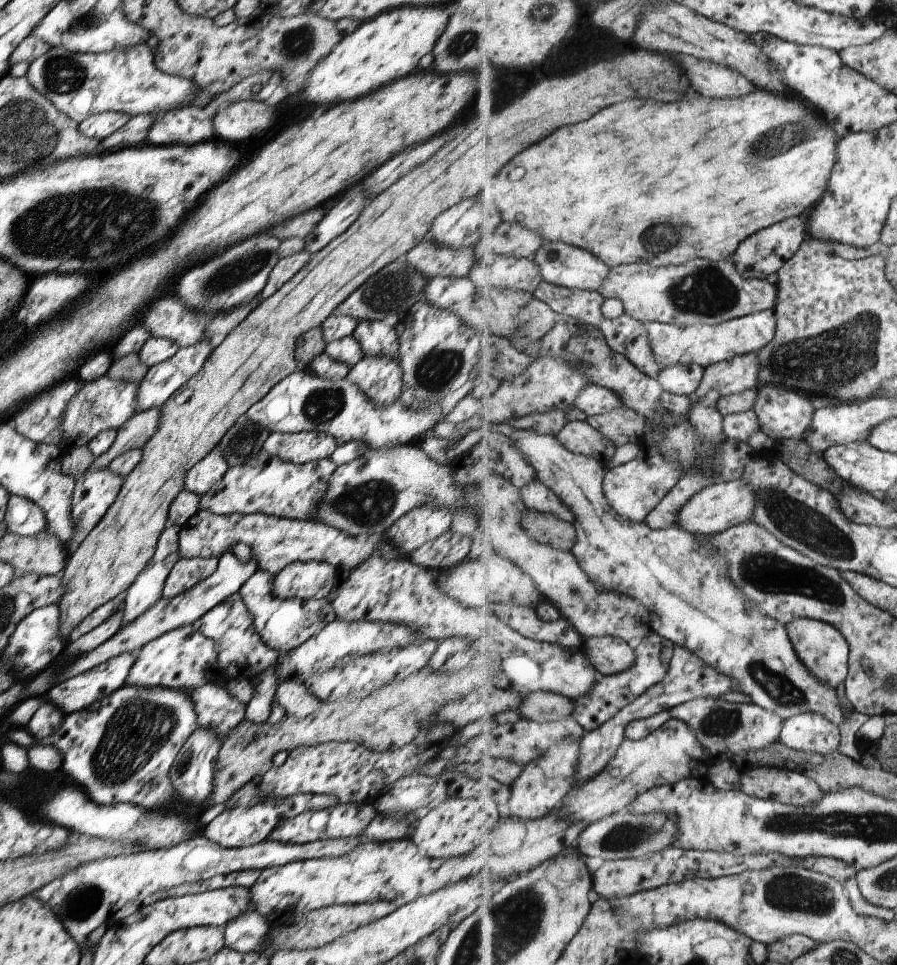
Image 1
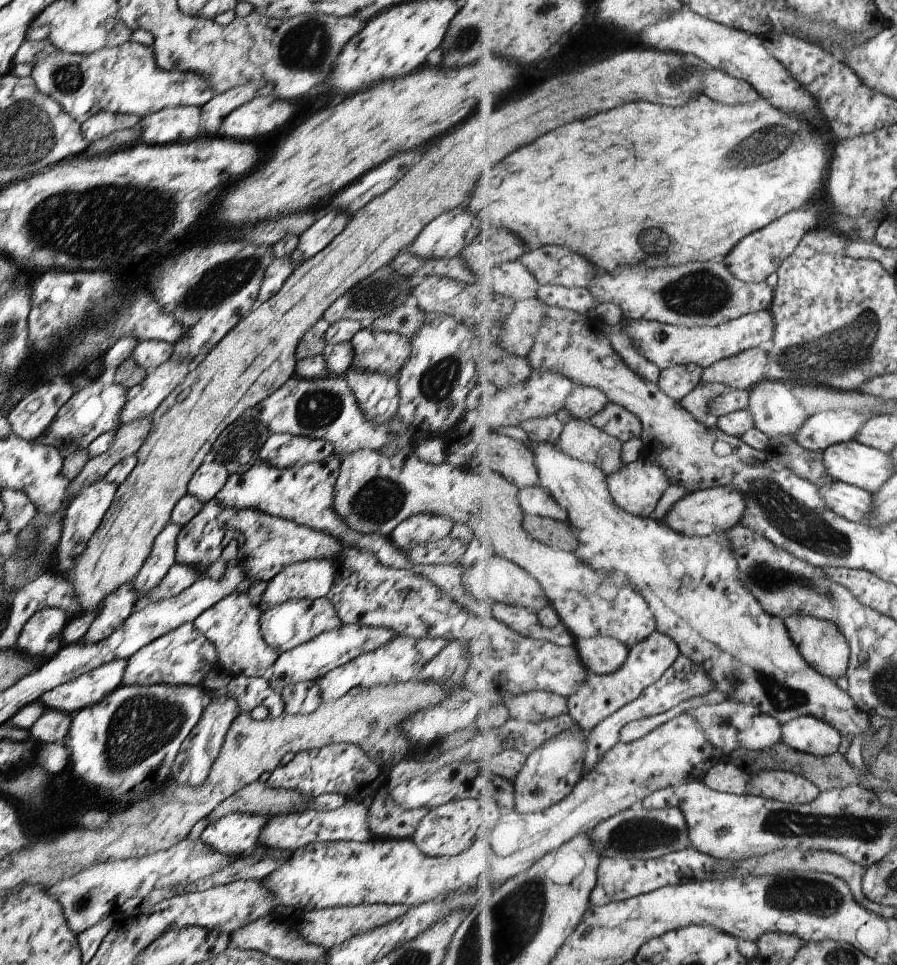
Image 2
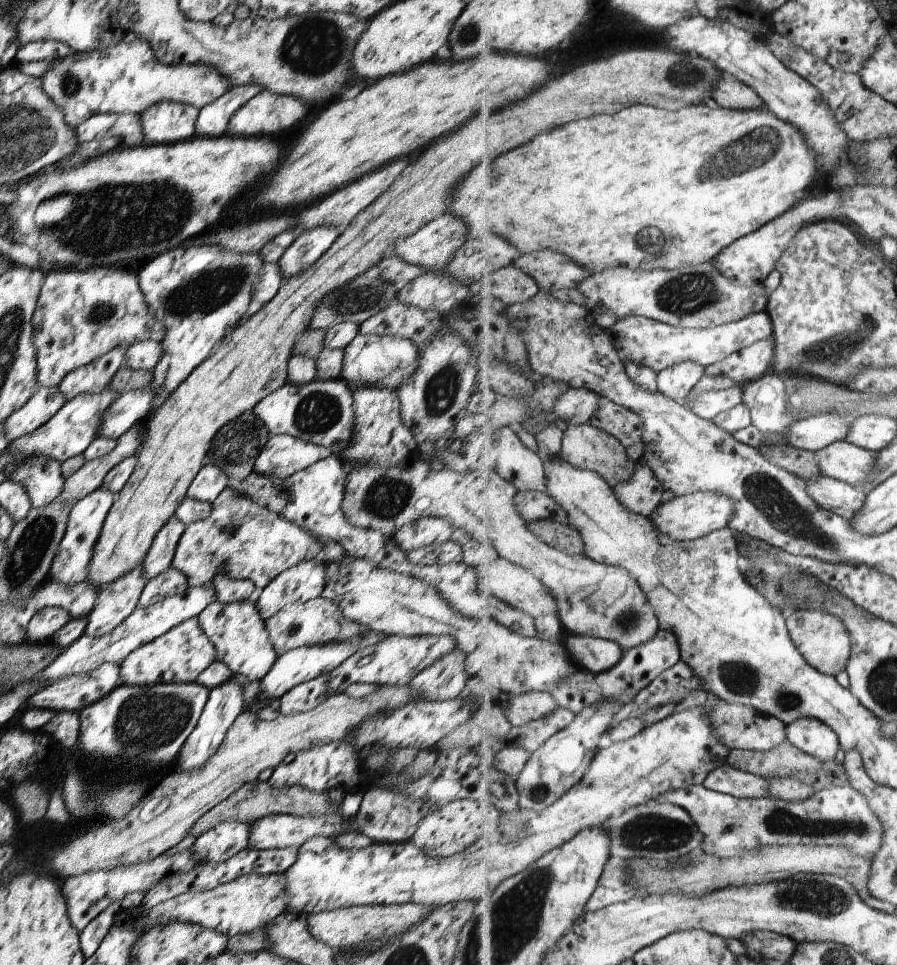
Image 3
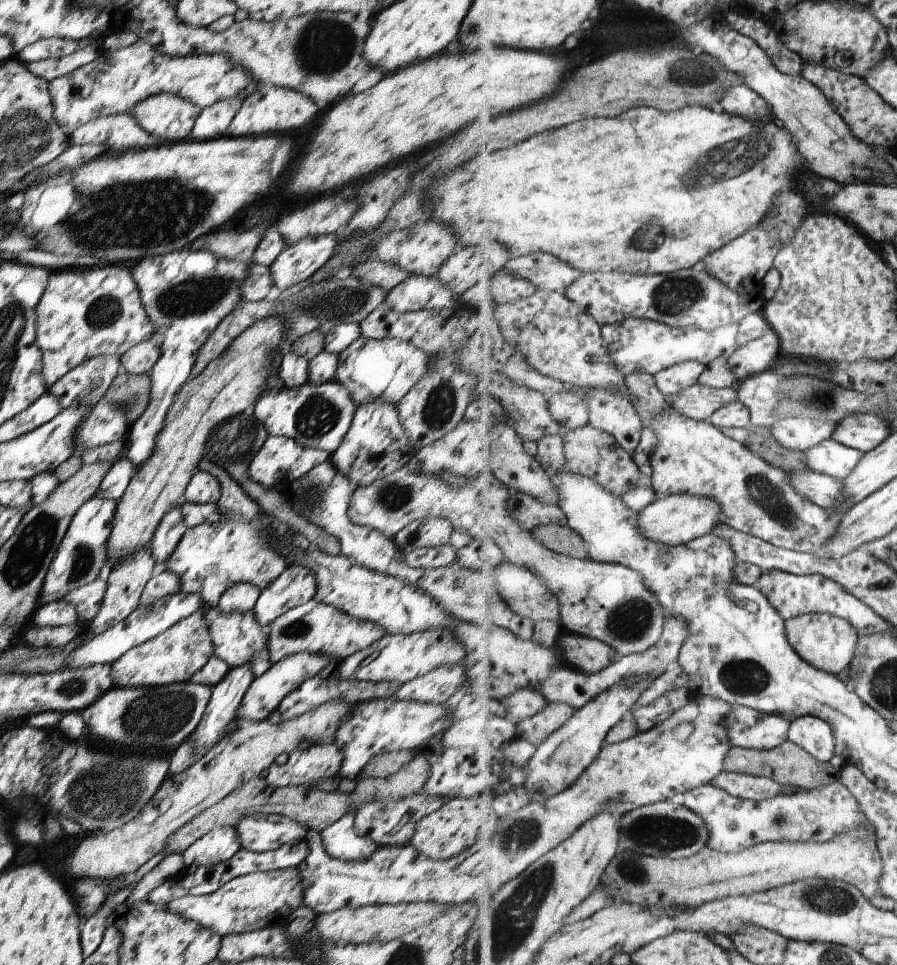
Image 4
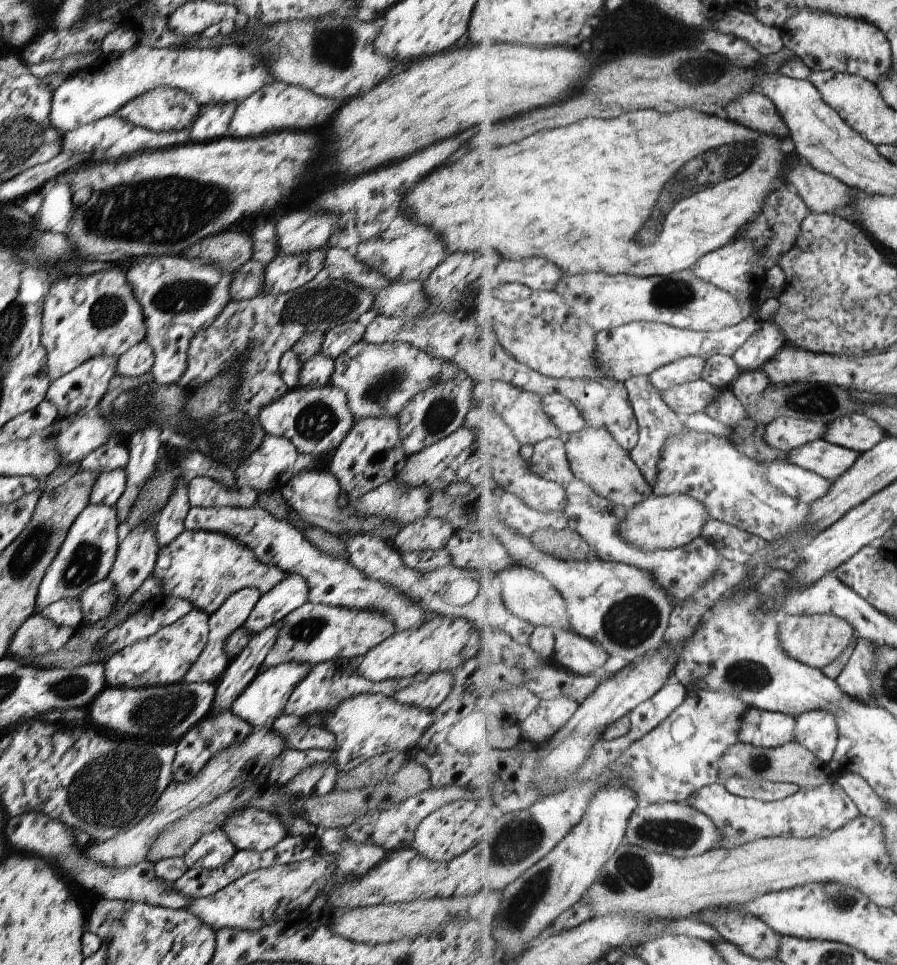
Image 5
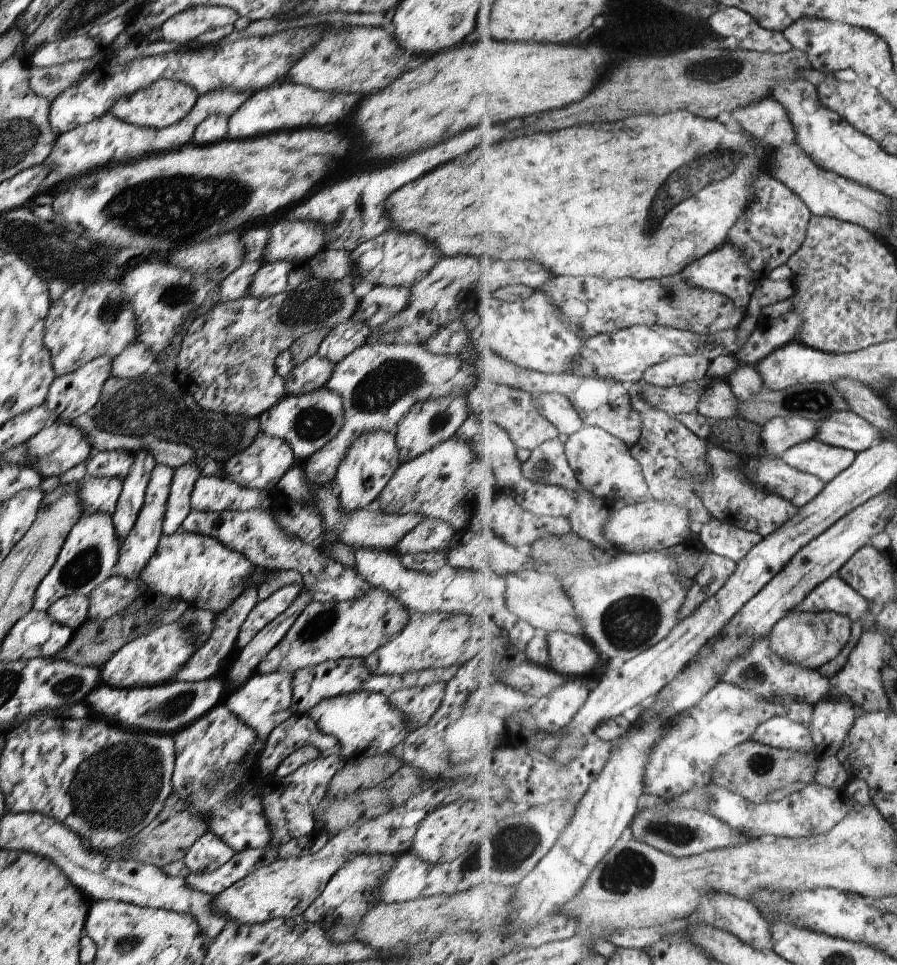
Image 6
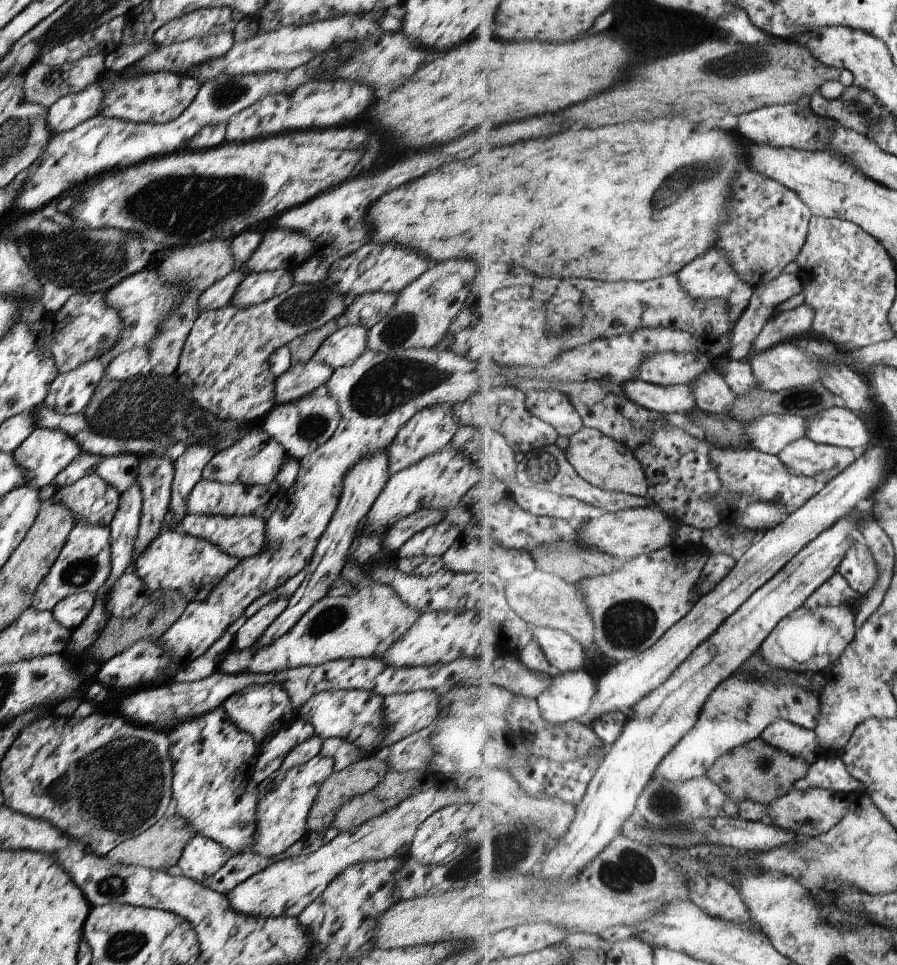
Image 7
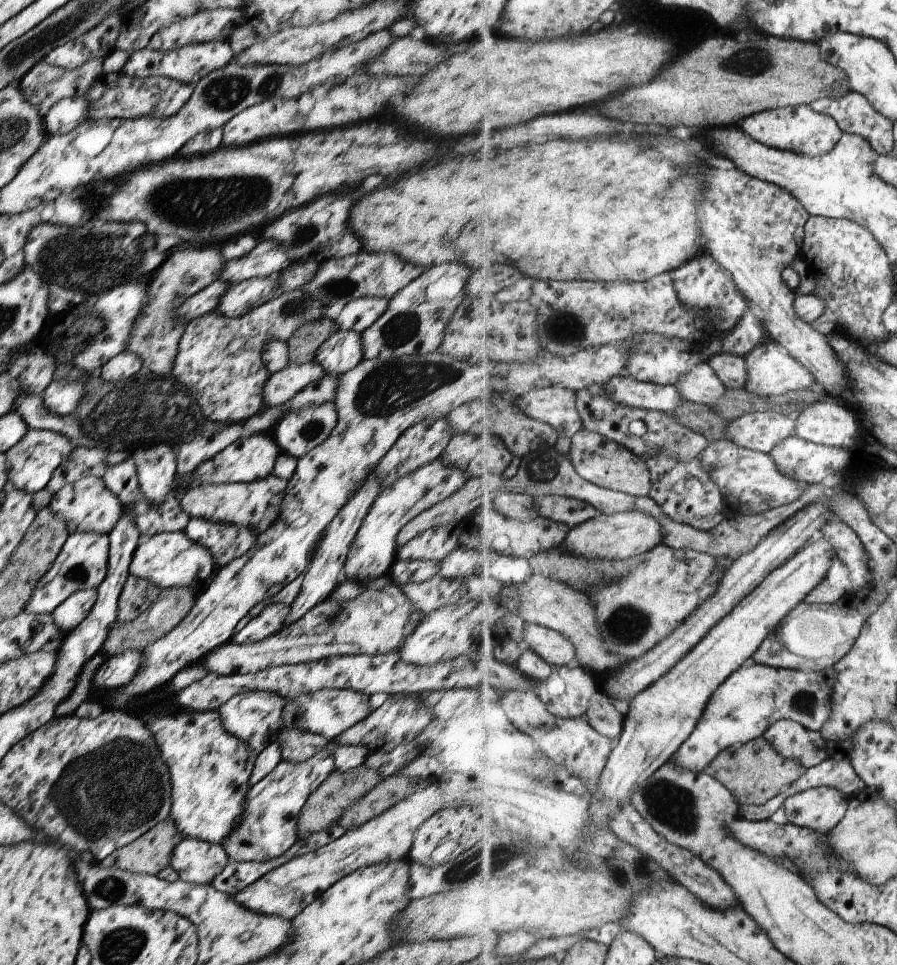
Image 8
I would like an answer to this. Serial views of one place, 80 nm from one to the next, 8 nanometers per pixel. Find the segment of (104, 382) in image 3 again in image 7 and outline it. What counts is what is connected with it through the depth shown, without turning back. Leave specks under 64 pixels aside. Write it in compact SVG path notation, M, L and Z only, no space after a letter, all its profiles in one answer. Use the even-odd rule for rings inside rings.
M93 357L66 373L58 373L48 386L43 404L62 415L83 412L106 365Z

